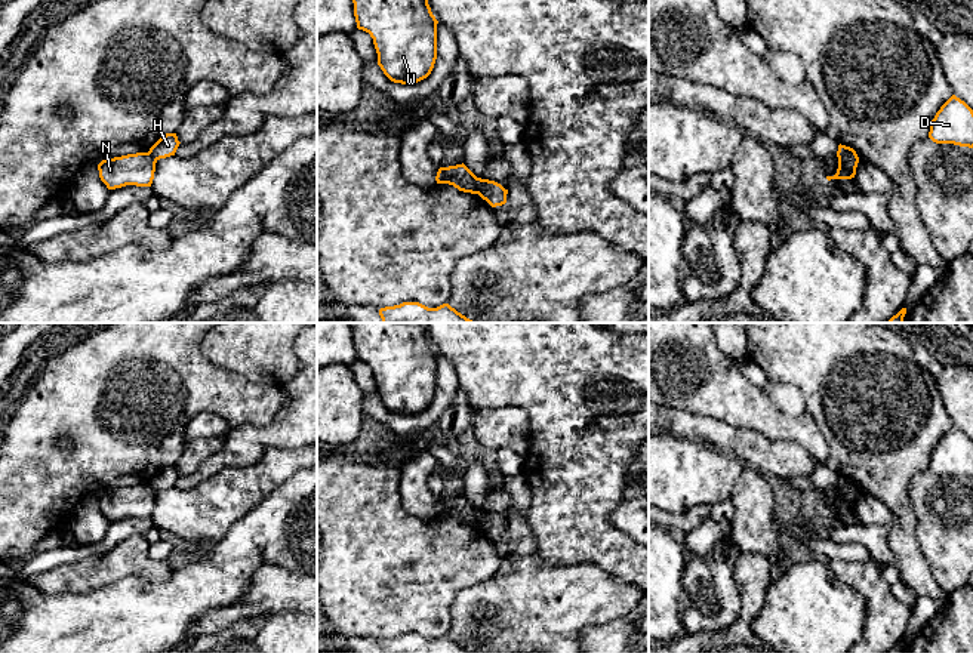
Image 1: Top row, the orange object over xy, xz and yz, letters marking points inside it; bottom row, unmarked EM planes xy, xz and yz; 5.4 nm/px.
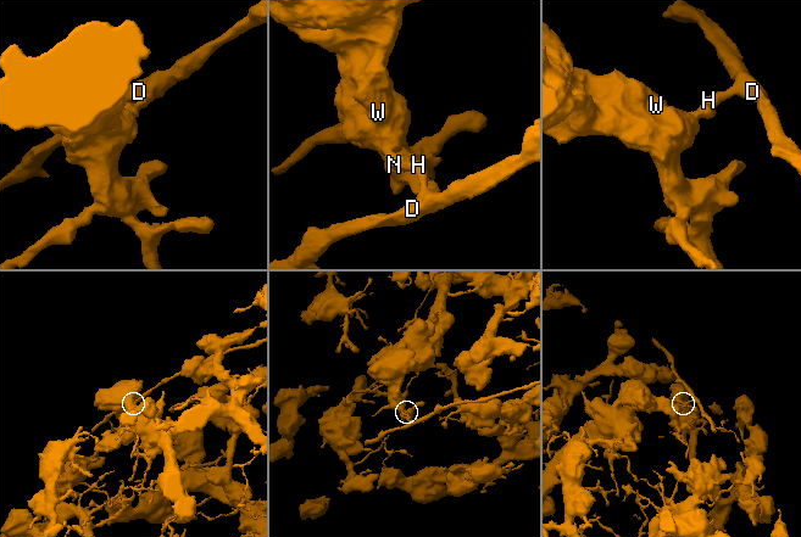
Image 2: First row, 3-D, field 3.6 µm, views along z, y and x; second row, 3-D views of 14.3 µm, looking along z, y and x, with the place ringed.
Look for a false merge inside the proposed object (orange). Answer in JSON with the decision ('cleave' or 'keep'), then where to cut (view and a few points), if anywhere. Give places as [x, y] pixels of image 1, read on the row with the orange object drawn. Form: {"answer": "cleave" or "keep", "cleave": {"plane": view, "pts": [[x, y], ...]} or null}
{"answer": "cleave", "cleave": {"plane": "xz", "pts": [[483, 179], [486, 199]]}}

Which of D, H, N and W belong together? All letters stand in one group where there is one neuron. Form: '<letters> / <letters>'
D H / N W

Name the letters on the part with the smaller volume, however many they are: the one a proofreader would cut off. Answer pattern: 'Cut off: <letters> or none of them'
Cut off: D, H

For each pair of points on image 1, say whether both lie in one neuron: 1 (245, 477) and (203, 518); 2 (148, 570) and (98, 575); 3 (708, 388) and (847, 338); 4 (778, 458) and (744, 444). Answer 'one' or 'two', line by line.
1: one
2: one
3: two
4: one

